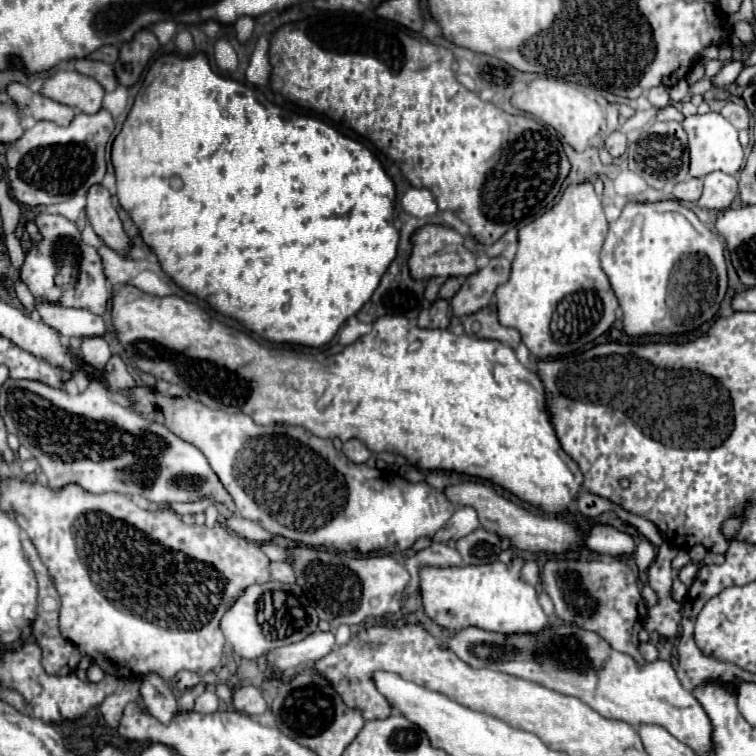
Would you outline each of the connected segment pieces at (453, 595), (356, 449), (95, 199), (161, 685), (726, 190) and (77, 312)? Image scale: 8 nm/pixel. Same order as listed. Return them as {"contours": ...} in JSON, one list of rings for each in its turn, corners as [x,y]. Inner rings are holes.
{"contours":[[[[514,558],[508,564],[494,562],[494,564],[484,564],[484,566],[462,566],[462,568],[422,568],[420,570],[420,590],[422,590],[422,602],[424,602],[426,616],[450,632],[458,632],[462,628],[476,626],[476,628],[482,628],[488,632],[500,632],[500,634],[504,634],[504,632],[532,634],[532,632],[540,632],[540,628],[548,628],[550,620],[538,602],[538,594],[536,594],[534,586],[530,586],[518,578],[522,564],[524,564],[522,558]]],[[[348,440],[342,446],[342,452],[352,460],[352,462],[368,462],[368,458],[372,456],[372,452],[360,442],[360,440]]],[[[96,184],[90,188],[86,216],[94,232],[104,240],[108,248],[112,248],[124,258],[130,258],[130,238],[124,232],[122,220],[118,218],[118,212],[112,206],[112,196],[104,186]]],[[[152,672],[140,676],[138,682],[140,682],[140,694],[142,694],[146,710],[154,718],[158,718],[160,722],[166,724],[178,712],[176,696],[172,692],[170,682]]],[[[712,172],[704,178],[704,192],[698,206],[704,210],[726,210],[738,194],[736,176],[724,172]]],[[[42,302],[38,306],[40,318],[56,328],[62,336],[104,336],[108,332],[102,316],[96,316],[84,308],[62,308],[58,304]]]]}

